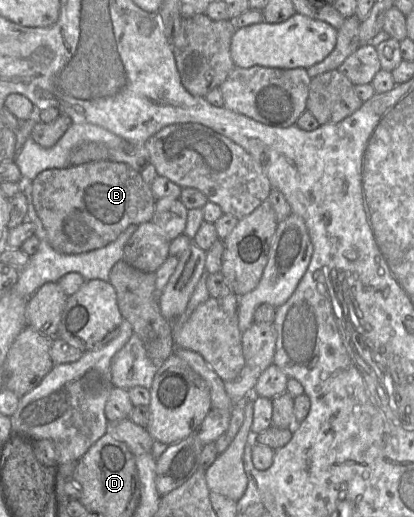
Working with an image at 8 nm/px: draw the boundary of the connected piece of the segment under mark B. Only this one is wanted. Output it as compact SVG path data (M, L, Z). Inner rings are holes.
M94 161L41 172L31 182L34 209L51 247L62 254L81 254L107 246L129 226L150 222L156 199L140 173L115 161Z

